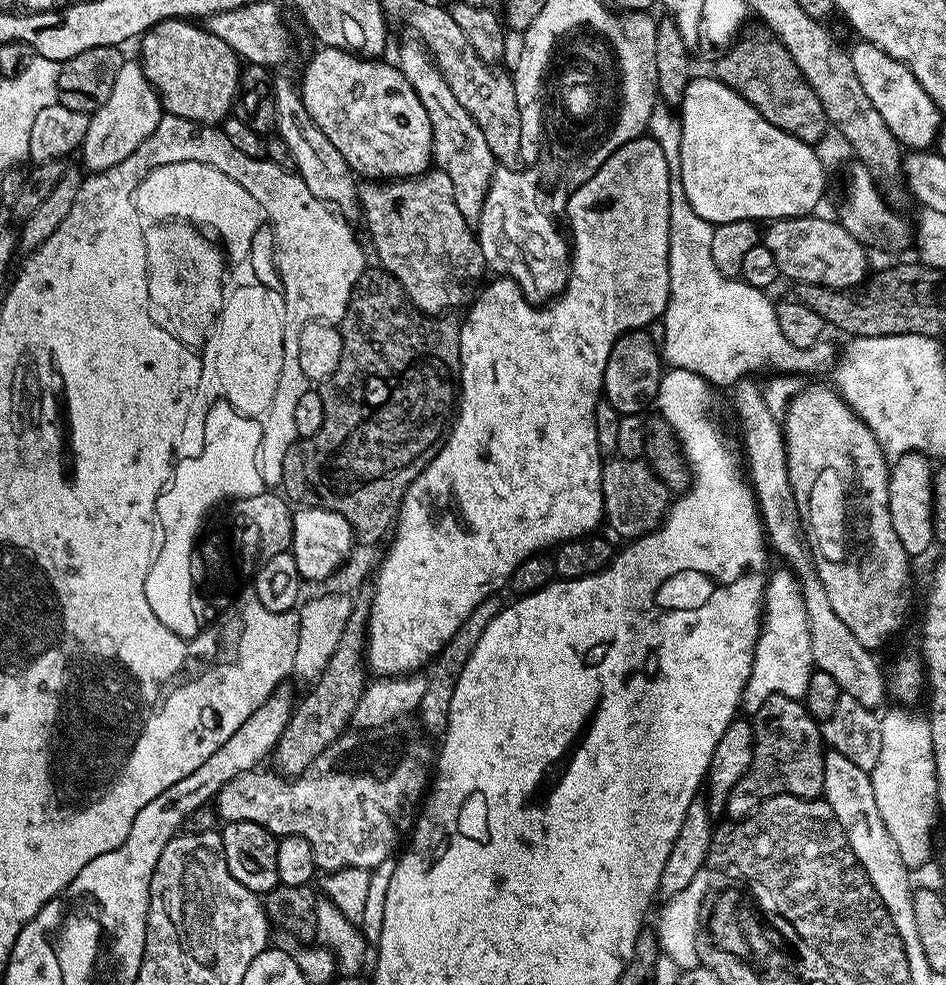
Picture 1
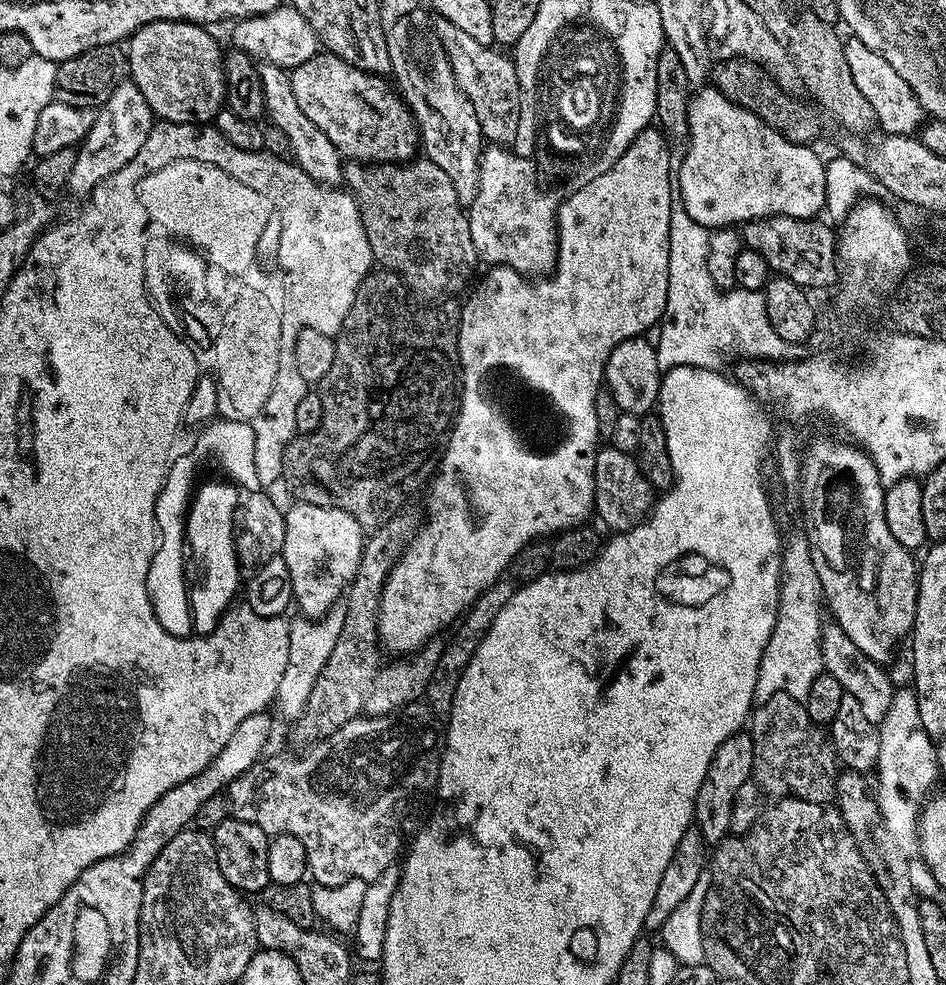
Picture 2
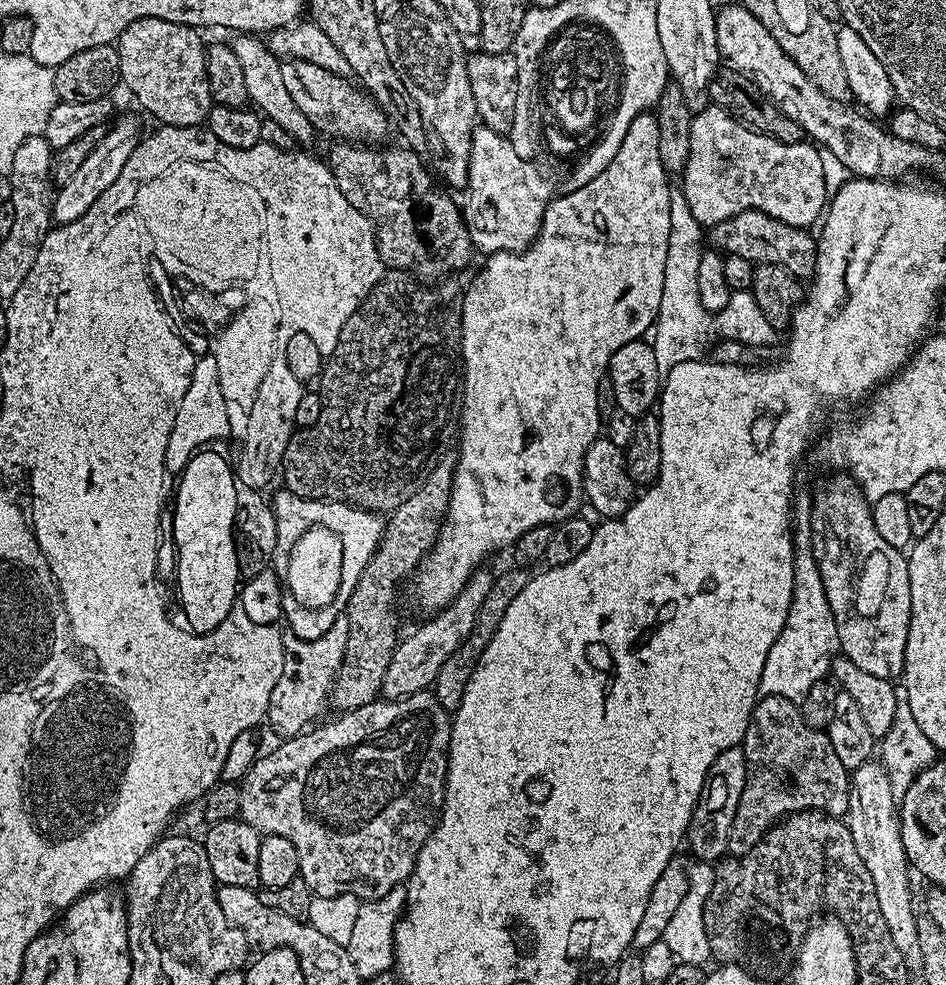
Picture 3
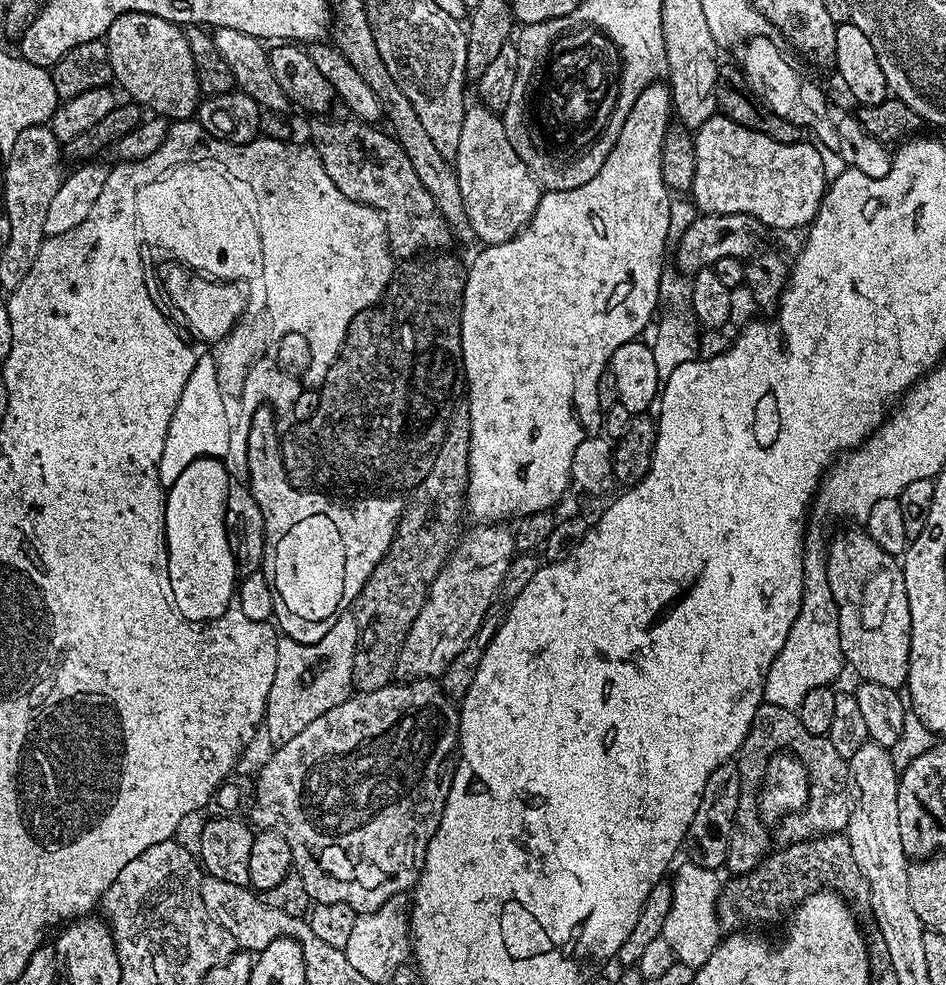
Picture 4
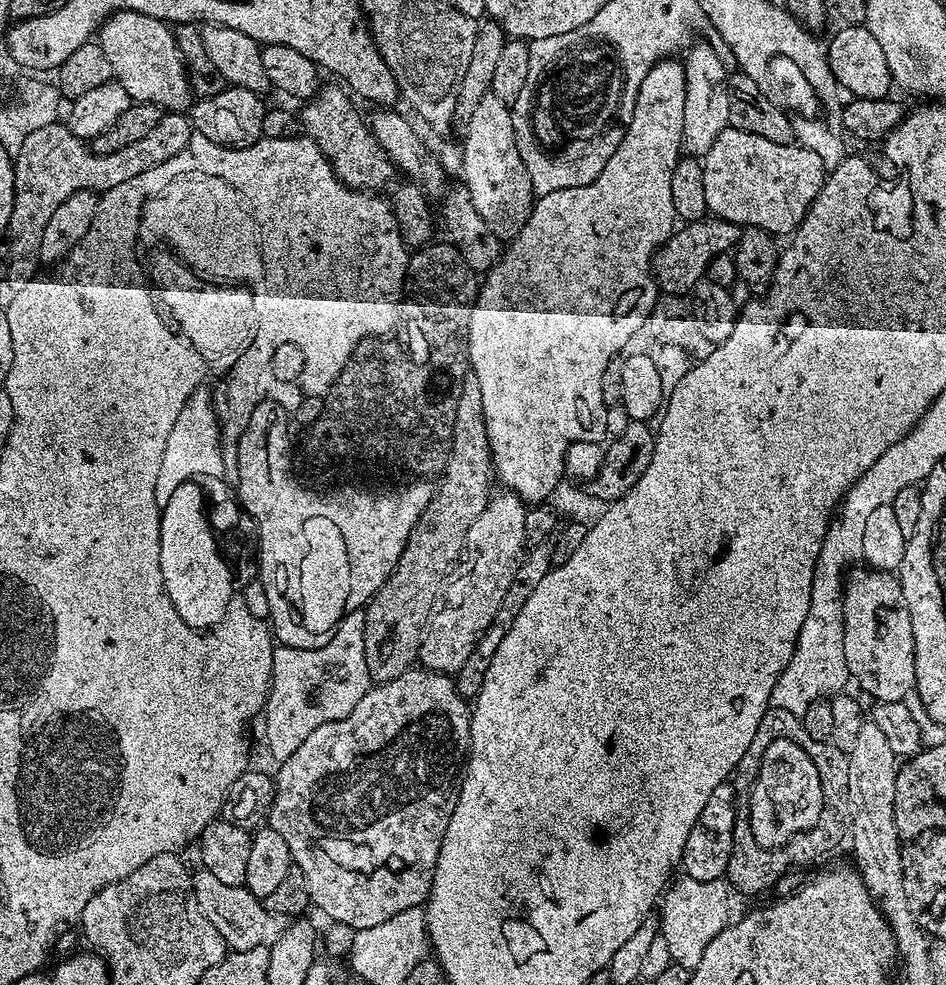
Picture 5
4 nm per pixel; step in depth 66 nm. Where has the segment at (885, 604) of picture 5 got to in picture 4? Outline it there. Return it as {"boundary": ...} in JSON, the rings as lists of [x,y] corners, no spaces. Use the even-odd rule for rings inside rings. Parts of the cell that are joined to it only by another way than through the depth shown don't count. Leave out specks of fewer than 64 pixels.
{"boundary":[[[864,530],[836,536],[826,552],[826,567],[830,594],[838,610],[838,639],[841,657],[860,675],[861,681],[897,690],[908,683],[908,655],[910,654],[910,602],[906,594],[904,569],[895,555],[880,549]]]}

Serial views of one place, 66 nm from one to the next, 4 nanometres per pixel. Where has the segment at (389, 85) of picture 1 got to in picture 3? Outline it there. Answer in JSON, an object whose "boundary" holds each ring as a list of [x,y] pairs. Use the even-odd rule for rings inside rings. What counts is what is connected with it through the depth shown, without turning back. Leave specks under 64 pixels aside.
{"boundary":[[[289,60],[282,63],[282,79],[290,98],[294,98],[298,110],[310,118],[317,133],[325,132],[328,136],[336,136],[332,138],[343,138],[348,142],[380,142],[390,132],[383,109],[347,76],[336,76],[322,66],[314,66],[314,62]]]}

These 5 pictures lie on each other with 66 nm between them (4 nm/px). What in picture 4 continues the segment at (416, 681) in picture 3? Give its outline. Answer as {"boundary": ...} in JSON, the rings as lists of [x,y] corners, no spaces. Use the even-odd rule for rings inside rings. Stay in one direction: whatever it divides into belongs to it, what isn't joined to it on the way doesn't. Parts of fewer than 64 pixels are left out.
{"boundary":[[[488,522],[476,526],[467,536],[468,533],[437,574],[436,581],[428,589],[428,600],[418,618],[414,618],[410,634],[406,634],[396,667],[396,676],[401,681],[443,676],[446,666],[472,643],[488,611],[497,603],[502,582],[517,555],[513,529],[500,522]]]}

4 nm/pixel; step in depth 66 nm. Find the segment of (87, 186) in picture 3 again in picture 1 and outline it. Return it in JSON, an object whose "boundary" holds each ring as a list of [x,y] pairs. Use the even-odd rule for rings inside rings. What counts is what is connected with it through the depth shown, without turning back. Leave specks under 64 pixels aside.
{"boundary":[[[127,59],[118,70],[114,87],[104,106],[91,113],[87,134],[80,147],[82,162],[89,173],[101,172],[128,158],[154,132],[164,115],[157,92],[145,76],[139,61]]]}

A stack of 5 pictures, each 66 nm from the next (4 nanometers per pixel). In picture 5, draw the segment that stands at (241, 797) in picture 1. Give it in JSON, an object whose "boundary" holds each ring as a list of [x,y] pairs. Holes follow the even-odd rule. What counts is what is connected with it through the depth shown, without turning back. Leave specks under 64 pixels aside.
{"boundary":[[[413,666],[407,672],[398,674],[398,678],[387,680],[384,684],[376,684],[369,687],[368,692],[353,706],[348,715],[341,720],[330,720],[310,730],[310,734],[306,734],[306,738],[296,750],[294,754],[290,754],[286,759],[279,761],[277,772],[274,772],[274,791],[270,797],[270,803],[267,805],[266,813],[268,812],[268,820],[266,820],[267,827],[278,830],[278,834],[282,834],[282,838],[286,838],[286,846],[290,846],[290,854],[292,855],[292,862],[295,868],[302,870],[302,878],[306,882],[306,890],[308,891],[308,898],[311,907],[314,909],[321,908],[329,917],[329,921],[336,921],[345,924],[353,930],[361,928],[369,928],[376,926],[378,922],[384,922],[386,918],[390,918],[394,913],[401,912],[403,908],[420,908],[421,905],[427,901],[428,888],[432,884],[432,872],[436,869],[436,858],[440,853],[440,843],[444,837],[444,831],[448,825],[448,816],[452,813],[452,806],[454,803],[454,789],[458,784],[458,777],[462,772],[462,765],[466,760],[466,753],[468,751],[468,722],[470,719],[470,704],[465,697],[458,694],[456,689],[455,679],[451,675],[442,672],[432,672],[429,668],[423,666]]]}

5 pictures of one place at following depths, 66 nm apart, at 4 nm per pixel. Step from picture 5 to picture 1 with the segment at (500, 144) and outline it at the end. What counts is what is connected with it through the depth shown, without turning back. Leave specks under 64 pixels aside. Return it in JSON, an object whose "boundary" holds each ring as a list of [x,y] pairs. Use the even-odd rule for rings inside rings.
{"boundary":[[[500,166],[496,171],[492,173],[492,181],[488,187],[488,193],[486,194],[486,202],[482,202],[482,214],[479,220],[475,221],[474,231],[476,234],[476,241],[480,243],[480,249],[482,250],[482,258],[485,265],[489,269],[492,268],[501,277],[513,280],[520,291],[524,293],[524,297],[529,300],[531,304],[546,304],[556,299],[557,296],[563,292],[564,287],[568,285],[568,274],[570,271],[570,244],[566,239],[565,233],[562,231],[562,224],[556,221],[556,208],[552,204],[540,204],[540,199],[544,196],[544,192],[540,189],[540,184],[536,181],[536,176],[532,172],[523,172],[520,166]]]}

